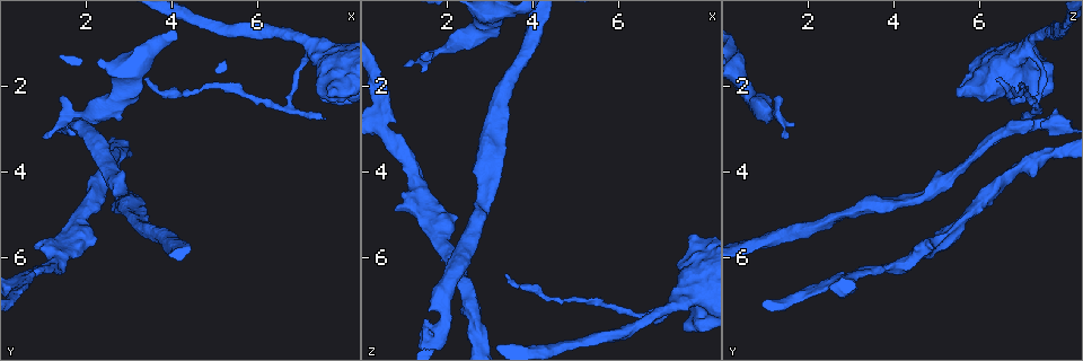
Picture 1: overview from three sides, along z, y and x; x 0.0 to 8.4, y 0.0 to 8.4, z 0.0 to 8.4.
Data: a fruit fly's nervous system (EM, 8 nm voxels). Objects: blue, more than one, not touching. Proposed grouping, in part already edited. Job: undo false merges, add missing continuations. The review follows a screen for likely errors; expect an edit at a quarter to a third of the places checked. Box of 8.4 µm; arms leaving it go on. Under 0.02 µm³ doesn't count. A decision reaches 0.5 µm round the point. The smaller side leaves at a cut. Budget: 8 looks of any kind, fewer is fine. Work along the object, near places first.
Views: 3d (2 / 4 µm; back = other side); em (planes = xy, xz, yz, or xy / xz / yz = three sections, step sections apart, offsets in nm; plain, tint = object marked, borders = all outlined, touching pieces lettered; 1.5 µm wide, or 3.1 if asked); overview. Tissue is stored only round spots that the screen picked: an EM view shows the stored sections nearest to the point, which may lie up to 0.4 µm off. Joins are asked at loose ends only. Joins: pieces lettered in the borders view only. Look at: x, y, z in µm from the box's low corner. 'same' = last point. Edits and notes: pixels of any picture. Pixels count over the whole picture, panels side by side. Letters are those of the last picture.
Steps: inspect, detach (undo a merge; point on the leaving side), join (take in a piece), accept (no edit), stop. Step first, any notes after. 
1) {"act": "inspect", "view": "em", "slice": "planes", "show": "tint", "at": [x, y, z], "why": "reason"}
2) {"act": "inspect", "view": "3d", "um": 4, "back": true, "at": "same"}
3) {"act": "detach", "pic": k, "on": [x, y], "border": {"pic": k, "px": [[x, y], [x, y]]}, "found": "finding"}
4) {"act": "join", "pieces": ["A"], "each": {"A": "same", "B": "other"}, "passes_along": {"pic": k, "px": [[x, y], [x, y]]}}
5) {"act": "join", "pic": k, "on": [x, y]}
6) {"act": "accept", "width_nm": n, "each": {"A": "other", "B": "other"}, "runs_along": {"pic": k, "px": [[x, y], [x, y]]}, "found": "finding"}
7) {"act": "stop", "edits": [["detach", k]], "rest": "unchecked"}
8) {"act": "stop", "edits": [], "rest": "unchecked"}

{"act": "inspect", "view": "em", "slice": "planes", "show": "borders", "at": [3.40, 1.85, 6.35], "why": "tapers out"}

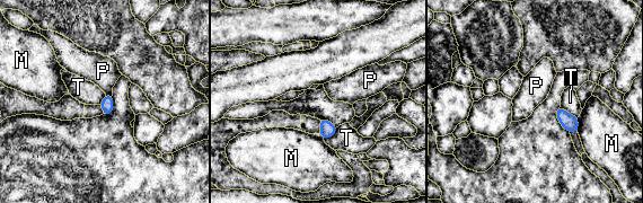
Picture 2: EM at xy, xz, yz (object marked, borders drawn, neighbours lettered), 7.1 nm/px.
{"act": "accept", "each": {"M": "other", "P": "other", "T": "other"}, "border": {"pic": 2, "px": [[106, 94], [112, 95]]}, "found": "no lettered piece goes on from it"}

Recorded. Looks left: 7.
{"act": "inspect", "view": "3d", "um": 4, "back": true, "at": [0.75, 5.75, 4.85]}

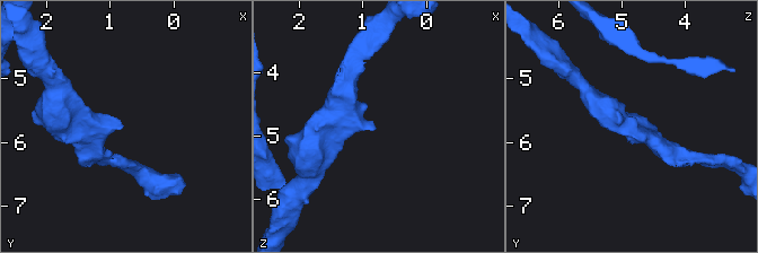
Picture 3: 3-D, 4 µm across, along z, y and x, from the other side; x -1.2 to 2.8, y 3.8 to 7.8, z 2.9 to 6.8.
{"act": "inspect", "view": "em", "slice": "planes", "show": "borders", "at": [0.80, 5.75, 4.85]}

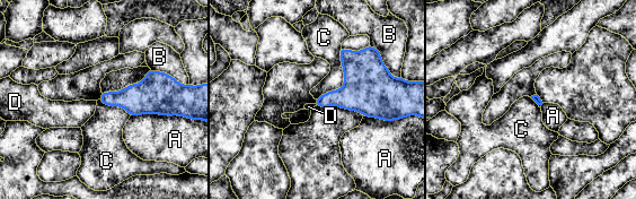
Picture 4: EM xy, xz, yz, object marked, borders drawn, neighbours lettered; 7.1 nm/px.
{"act": "accept", "each": {"A": "other", "B": "other", "C": "other", "D": "other"}, "border": {"pic": 4, "px": [[341, 46], [343, 84], [316, 100]]}, "found": "none of them fits"}

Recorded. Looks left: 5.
{"act": "inspect", "view": "3d", "um": 2, "back": true, "at": [6.75, 2.45, 7.35], "why": "abrupt turn"}

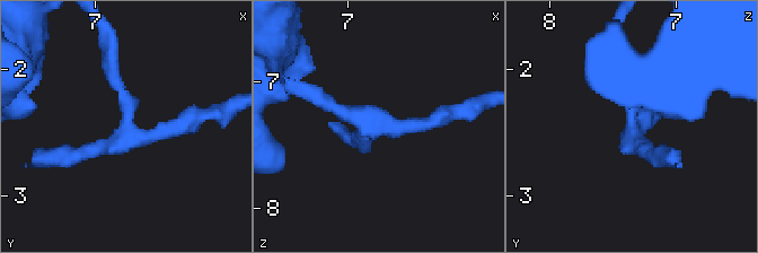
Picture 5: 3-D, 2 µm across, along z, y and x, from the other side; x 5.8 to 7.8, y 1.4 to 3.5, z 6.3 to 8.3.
{"act": "inspect", "view": "em", "slice": "yz", "step": 4, "show": "borders", "at": [6.72, 2.48, 7.36], "why": "need the tissue"}

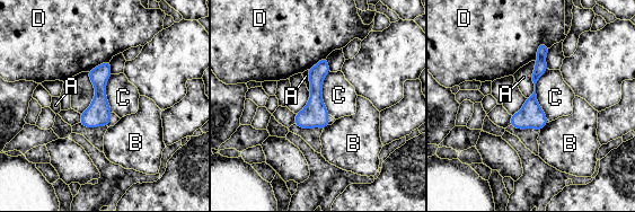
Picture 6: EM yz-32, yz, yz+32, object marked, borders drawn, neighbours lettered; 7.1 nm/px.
{"act": "detach", "pic": 6, "on": [540, 67], "each": {"A": "other", "B": "other", "C": "other", "D": "other"}, "border": {"pic": 6, "px": [[537, 58], [544, 60]]}, "found": "two neurons meet here"}

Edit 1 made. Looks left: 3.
{"act": "stop", "edits": [["detach", 6]], "rest": "unchecked"}

